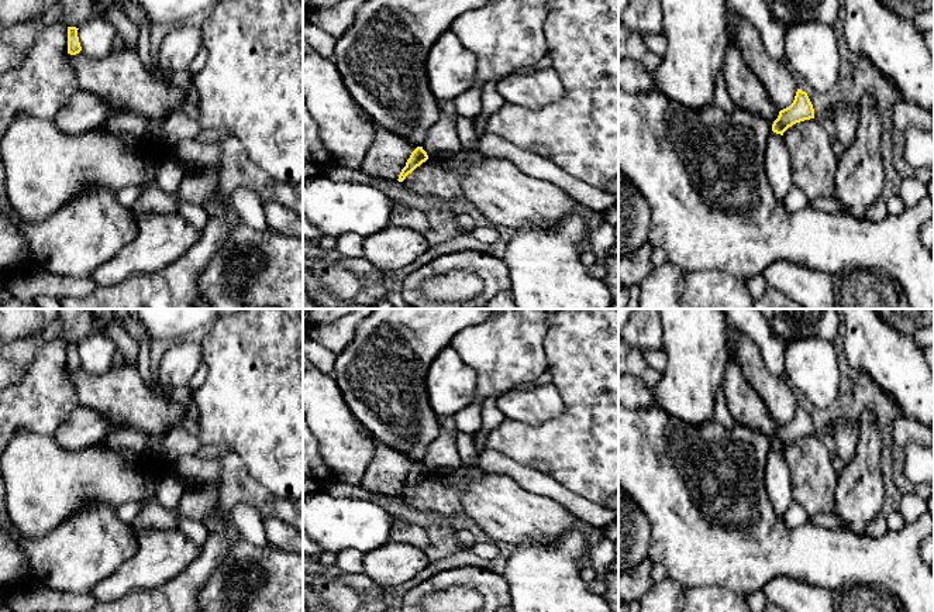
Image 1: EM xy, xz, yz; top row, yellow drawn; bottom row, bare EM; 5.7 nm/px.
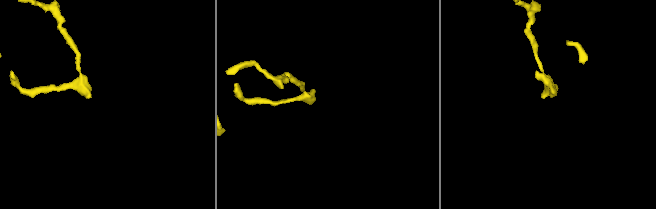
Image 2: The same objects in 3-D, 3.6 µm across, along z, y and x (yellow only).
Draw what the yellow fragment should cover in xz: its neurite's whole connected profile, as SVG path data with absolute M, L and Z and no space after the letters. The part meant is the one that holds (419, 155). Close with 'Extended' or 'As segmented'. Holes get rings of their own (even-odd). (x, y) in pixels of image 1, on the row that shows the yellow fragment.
M417 147L407 159L406 166L401 169L397 180L403 182L409 173L411 173L417 166L420 166L427 159L428 155L423 149L423 147Z. As segmented

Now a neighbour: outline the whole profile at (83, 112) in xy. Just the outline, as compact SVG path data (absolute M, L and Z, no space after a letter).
M79 87L52 120L59 131L68 135L82 135L106 126L108 116L107 103Z

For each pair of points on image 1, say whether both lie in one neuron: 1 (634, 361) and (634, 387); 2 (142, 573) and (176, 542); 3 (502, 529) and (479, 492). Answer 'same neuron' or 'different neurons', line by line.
1: different neurons
2: same neuron
3: same neuron

